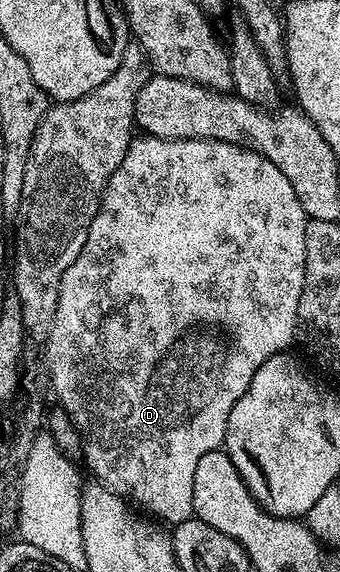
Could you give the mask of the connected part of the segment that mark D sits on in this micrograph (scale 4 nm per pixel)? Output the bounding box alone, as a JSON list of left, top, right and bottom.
[46,130,309,526]

